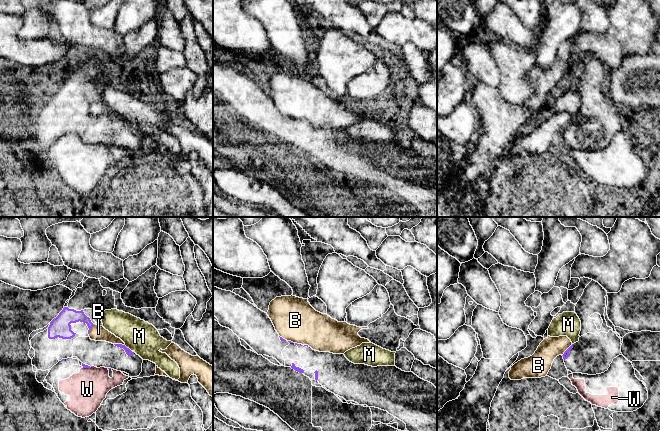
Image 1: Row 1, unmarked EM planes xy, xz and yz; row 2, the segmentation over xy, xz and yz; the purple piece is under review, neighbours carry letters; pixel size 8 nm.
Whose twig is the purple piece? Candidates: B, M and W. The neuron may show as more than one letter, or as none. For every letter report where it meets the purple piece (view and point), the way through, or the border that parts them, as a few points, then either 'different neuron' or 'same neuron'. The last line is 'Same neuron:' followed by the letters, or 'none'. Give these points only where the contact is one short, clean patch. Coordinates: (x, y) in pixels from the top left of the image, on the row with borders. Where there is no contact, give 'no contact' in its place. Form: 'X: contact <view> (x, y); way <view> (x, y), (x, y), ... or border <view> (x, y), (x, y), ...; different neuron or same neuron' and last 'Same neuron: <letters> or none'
B: contact yz (566, 350); different neuron
M: contact xy (128, 348); border xy (124, 345), (131, 351); different neuron
W: contact xy (88, 367); different neuron
Same neuron: none

